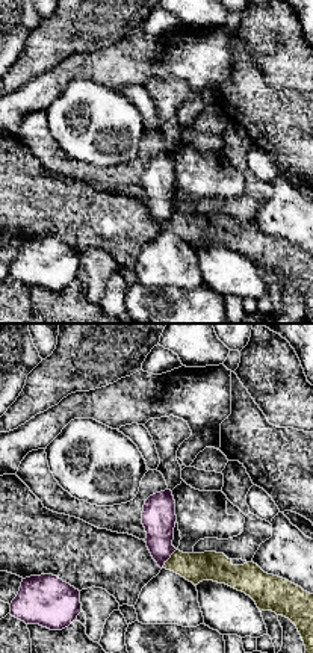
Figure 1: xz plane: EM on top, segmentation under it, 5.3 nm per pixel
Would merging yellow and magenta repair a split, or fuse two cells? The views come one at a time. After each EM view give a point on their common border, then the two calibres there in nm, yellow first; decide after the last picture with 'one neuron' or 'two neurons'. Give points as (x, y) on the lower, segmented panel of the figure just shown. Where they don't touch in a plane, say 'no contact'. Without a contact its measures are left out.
meets yellow at (170, 558); 160 nm thick on the yellow side, 180 nm on the other

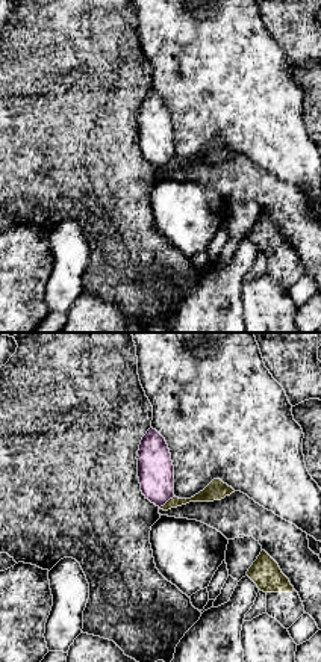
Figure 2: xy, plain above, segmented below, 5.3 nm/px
meets yellow at (168, 501); 100 nm thick on the yellow side, 190 nm on the other

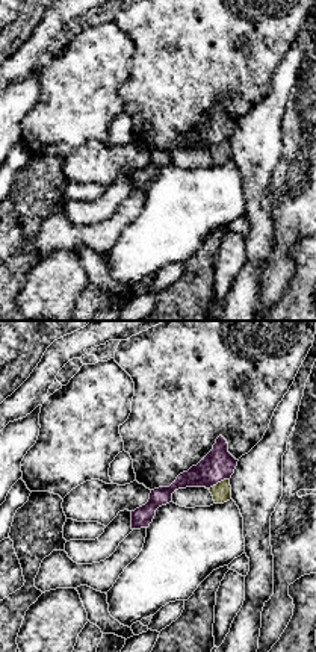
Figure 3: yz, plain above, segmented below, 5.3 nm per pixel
meets yellow at (218, 483); 100 nm thick on the yellow side, 170 nm on the other

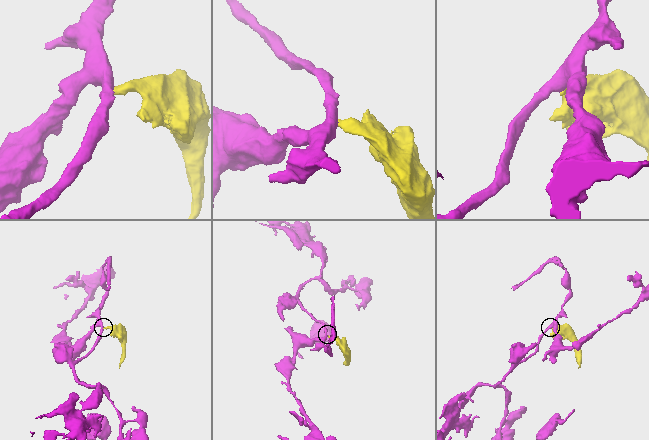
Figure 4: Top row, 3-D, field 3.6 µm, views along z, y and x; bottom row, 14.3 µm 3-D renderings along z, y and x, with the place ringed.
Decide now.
two neurons

